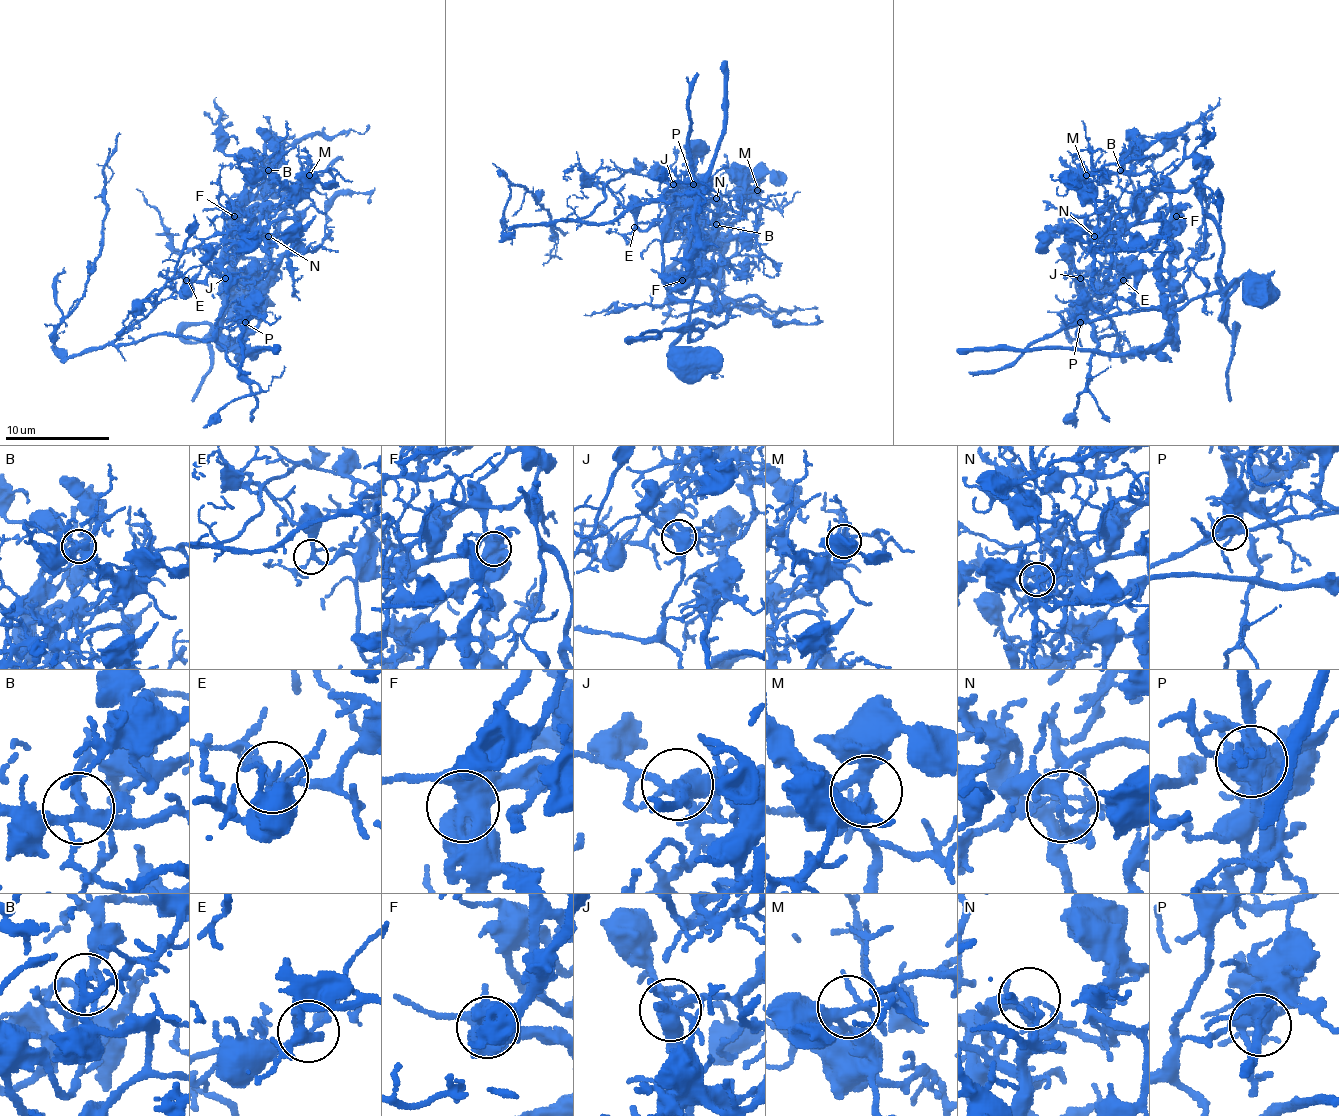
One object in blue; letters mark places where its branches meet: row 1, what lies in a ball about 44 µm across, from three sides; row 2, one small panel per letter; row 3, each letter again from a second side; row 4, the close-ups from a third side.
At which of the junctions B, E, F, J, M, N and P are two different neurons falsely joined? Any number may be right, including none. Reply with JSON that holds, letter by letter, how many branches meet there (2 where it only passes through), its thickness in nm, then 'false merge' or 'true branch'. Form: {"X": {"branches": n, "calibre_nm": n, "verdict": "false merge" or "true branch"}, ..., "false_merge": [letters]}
{"B": {"branches": 5, "calibre_nm": 240, "verdict": "true branch"}, "E": {"branches": 4, "calibre_nm": 220, "verdict": "true branch"}, "F": {"branches": 4, "calibre_nm": 650, "verdict": "false merge"}, "J": {"branches": 5, "calibre_nm": 380, "verdict": "false merge"}, "M": {"branches": 5, "calibre_nm": 280, "verdict": "true branch"}, "N": {"branches": 5, "calibre_nm": 200, "verdict": "false merge"}, "P": {"branches": 6, "calibre_nm": 500, "verdict": "false merge"}, "false_merge": ["F", "J", "N", "P"]}

